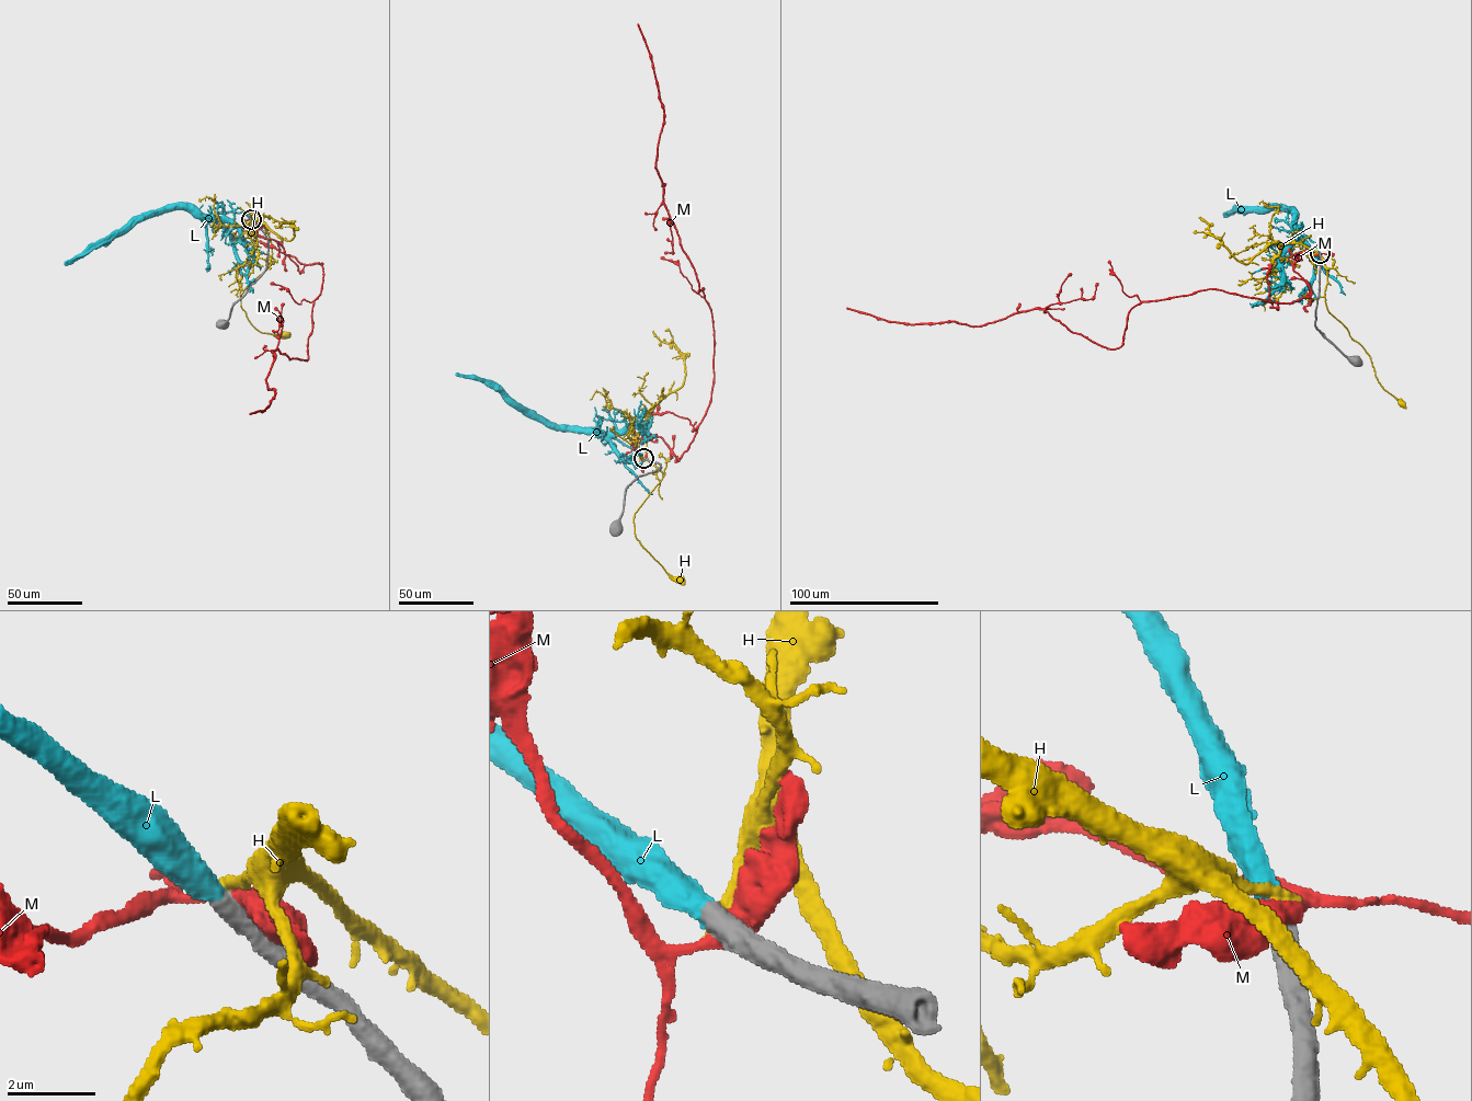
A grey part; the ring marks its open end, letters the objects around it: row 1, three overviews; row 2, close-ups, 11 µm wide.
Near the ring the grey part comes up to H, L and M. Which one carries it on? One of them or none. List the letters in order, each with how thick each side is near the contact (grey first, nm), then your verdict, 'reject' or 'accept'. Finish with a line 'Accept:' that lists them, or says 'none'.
H: 500/280 nm | reject
L: 500/500 nm | accept
M: 600/480 nm | reject
Accept: L

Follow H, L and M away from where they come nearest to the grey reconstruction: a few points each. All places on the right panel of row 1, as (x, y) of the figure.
H: (1320, 253), (1327, 273), (1324, 297), (1328, 311), (1368, 354), (1384, 389), (1401, 403)
L: (1320, 253), (1309, 237), (1298, 233)
M: (1320, 254), (1293, 264), (1310, 296), (1213, 289), (1139, 302), (1113, 348), (1043, 310), (978, 327), (846, 307)

